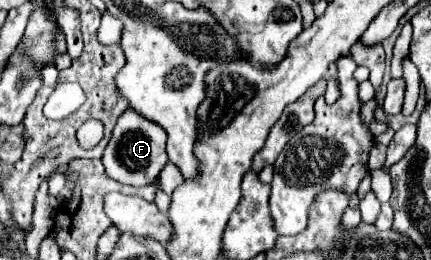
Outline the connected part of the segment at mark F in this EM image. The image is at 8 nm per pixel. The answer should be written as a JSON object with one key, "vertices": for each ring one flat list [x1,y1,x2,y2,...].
{"vertices":[[126,109,112,131,112,137,102,155,102,163,106,167,106,173,118,183,128,183,132,187,152,185,158,179,162,167,168,163,166,131,160,129,156,123]]}

